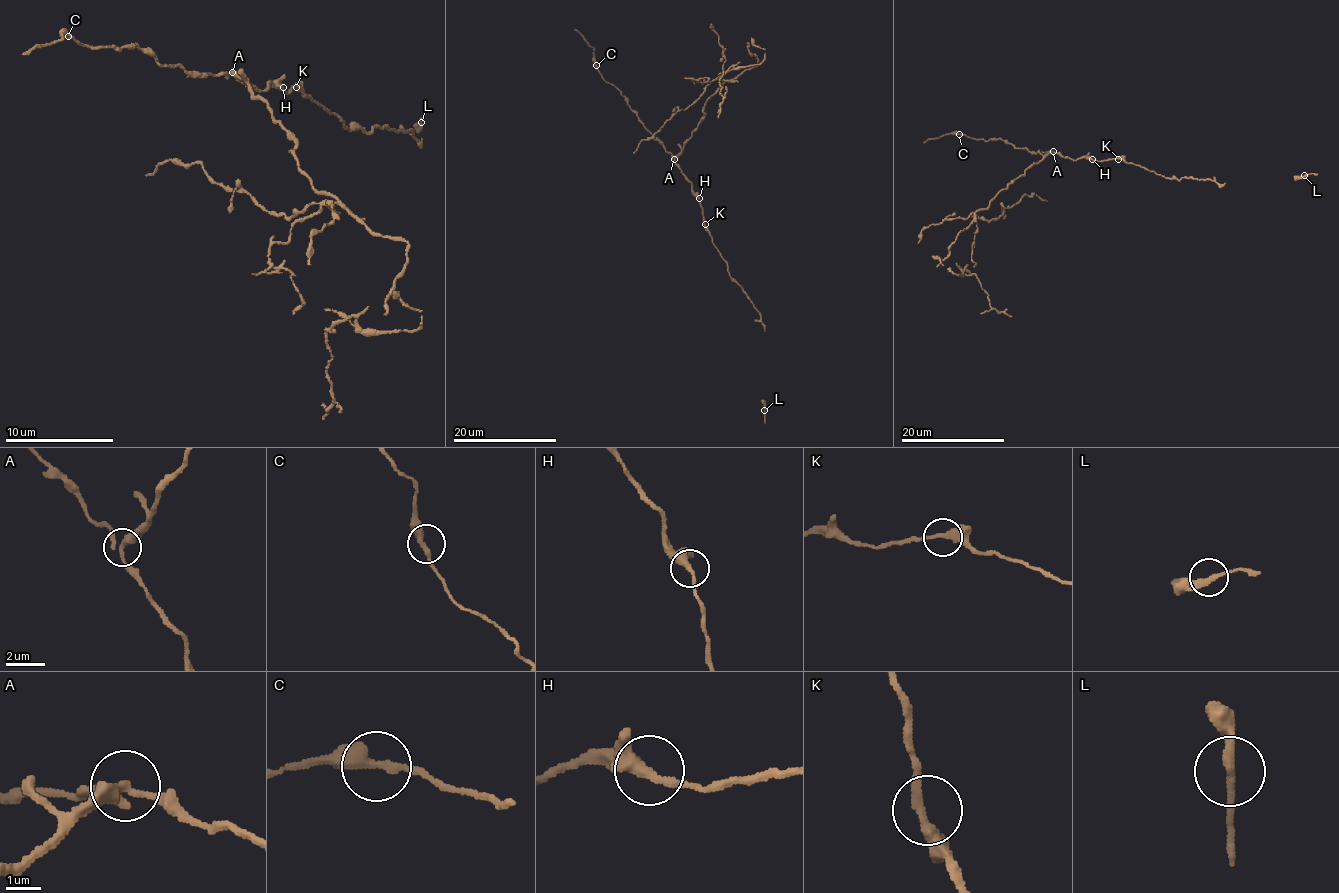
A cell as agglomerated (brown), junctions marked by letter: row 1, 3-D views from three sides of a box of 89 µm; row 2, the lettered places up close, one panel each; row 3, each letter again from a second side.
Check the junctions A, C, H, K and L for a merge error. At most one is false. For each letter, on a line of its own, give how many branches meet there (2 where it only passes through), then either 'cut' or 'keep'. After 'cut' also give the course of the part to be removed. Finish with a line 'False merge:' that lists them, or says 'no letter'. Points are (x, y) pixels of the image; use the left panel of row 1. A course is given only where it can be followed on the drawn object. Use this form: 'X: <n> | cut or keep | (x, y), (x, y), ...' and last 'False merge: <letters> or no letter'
A: 3 | cut | (231, 71), (296, 144), (318, 190), (407, 245), (386, 301), (399, 296), (421, 326), (326, 329), (323, 418)
C: 2 | keep
H: 3 | keep
K: 2 | keep
L: 2 | keep
False merge: A

